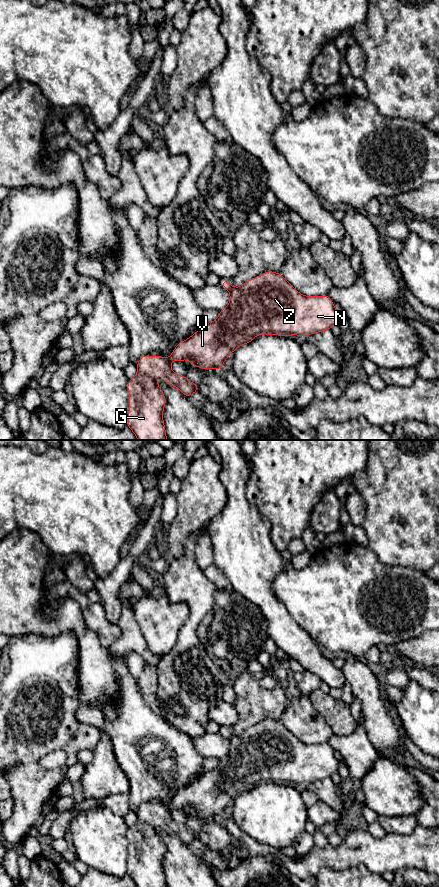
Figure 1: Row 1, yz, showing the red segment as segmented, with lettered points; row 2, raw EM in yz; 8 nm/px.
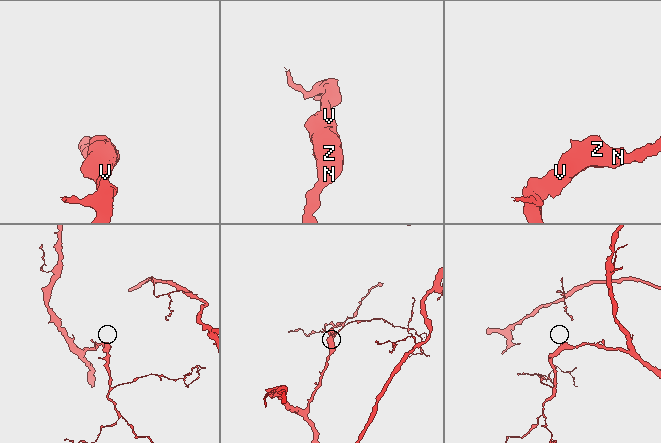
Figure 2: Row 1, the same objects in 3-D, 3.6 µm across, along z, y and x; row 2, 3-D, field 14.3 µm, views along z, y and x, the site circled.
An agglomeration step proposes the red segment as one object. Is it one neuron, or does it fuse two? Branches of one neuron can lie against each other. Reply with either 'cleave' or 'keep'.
keep

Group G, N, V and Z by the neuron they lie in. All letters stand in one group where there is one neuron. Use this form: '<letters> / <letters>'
G N V Z

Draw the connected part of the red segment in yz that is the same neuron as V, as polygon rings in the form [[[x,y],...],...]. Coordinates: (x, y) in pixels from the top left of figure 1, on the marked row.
[[[267,271],[248,280],[240,287],[233,287],[226,279],[222,286],[230,293],[229,304],[219,312],[216,320],[205,323],[197,332],[178,343],[168,357],[142,356],[137,362],[137,374],[127,384],[129,392],[129,413],[127,426],[138,440],[167,440],[163,420],[166,398],[158,386],[156,377],[166,381],[170,387],[177,387],[186,397],[198,392],[198,385],[185,376],[171,370],[174,360],[189,360],[195,367],[204,370],[222,369],[231,352],[243,344],[250,343],[257,335],[303,336],[330,330],[341,317],[329,295],[304,296],[299,293],[282,275]]]

